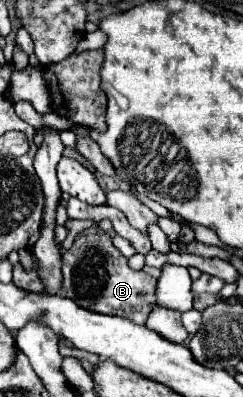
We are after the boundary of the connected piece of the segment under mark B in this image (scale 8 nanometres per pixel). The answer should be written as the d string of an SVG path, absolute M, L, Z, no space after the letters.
M107 233L81 235L69 251L63 251L63 291L83 309L119 315L141 325L155 305L155 277L131 269Z

